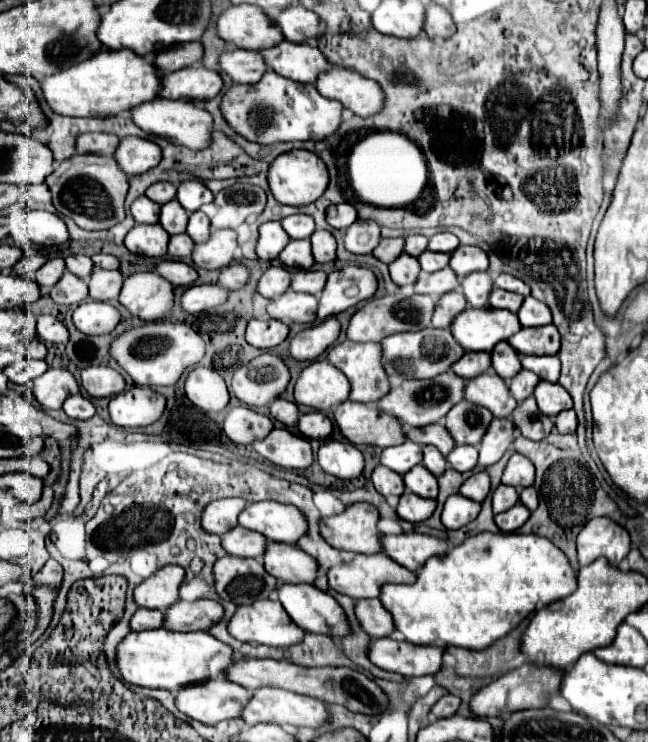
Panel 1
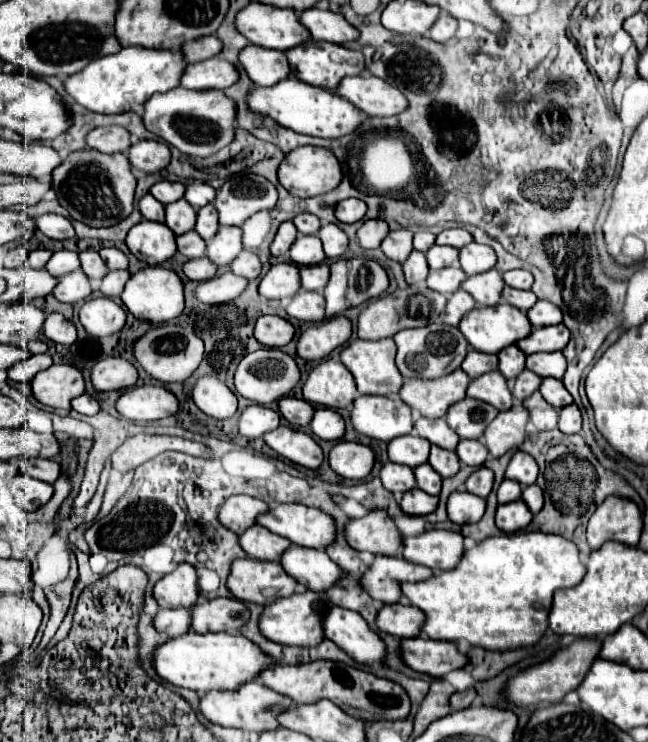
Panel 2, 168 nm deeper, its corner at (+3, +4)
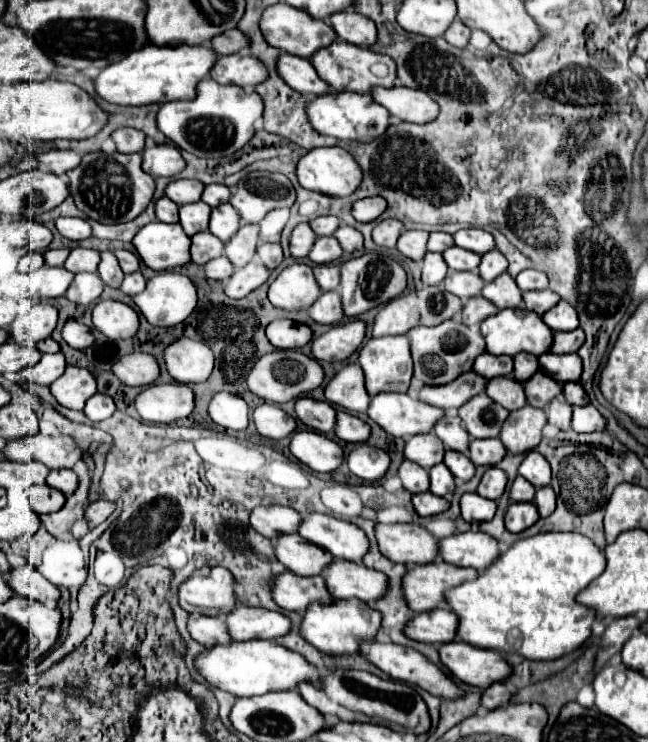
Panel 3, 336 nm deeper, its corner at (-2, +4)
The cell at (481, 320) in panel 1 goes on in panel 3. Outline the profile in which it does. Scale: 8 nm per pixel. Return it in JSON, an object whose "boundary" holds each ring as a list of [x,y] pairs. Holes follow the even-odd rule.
{"boundary":[[[523,308],[499,310],[497,314],[493,314],[481,322],[481,332],[485,338],[485,348],[493,356],[501,356],[501,354],[515,356],[519,352],[529,352],[529,354],[541,356],[549,350],[551,336],[553,336],[551,328],[545,326],[545,322],[541,320],[539,314],[535,314],[531,310],[523,310]]]}

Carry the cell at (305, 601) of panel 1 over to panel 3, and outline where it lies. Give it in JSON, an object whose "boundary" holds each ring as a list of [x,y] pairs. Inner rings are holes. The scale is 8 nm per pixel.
{"boundary":[[[367,638],[367,640],[359,640],[359,654],[363,658],[367,658],[371,664],[375,664],[379,670],[389,674],[391,678],[403,680],[409,684],[417,684],[433,696],[457,698],[457,694],[459,694],[457,686],[435,664],[431,664],[423,654],[419,654],[415,648],[407,648],[407,646],[393,644],[393,642],[379,642],[377,638]]]}

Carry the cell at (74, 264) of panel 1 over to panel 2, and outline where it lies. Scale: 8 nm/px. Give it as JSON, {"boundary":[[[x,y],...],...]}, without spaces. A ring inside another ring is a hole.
{"boundary":[[[86,250],[86,252],[80,252],[80,262],[82,262],[82,270],[86,272],[88,278],[92,280],[102,280],[108,272],[104,260],[100,258],[98,252],[94,250]]]}

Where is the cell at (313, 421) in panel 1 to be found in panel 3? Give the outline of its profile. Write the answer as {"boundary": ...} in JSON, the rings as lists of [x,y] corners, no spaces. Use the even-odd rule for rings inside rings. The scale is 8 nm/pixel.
{"boundary":[[[337,412],[337,424],[335,424],[335,436],[343,442],[365,442],[371,434],[371,428],[361,418],[349,414],[349,412]]]}

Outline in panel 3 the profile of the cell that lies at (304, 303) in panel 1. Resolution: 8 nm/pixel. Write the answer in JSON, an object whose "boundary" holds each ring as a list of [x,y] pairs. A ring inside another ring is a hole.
{"boundary":[[[321,292],[317,302],[313,302],[307,308],[307,314],[317,324],[337,324],[337,322],[341,322],[343,320],[343,310],[341,310],[339,292]]]}

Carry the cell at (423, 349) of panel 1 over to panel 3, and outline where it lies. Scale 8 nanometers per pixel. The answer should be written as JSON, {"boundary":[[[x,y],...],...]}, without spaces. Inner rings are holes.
{"boundary":[[[445,320],[443,324],[433,326],[433,328],[415,326],[415,330],[407,332],[407,336],[411,342],[415,378],[425,384],[431,384],[431,386],[449,384],[459,374],[471,370],[473,360],[485,350],[485,342],[483,342],[483,336],[479,334],[479,330],[473,330],[457,320]]]}

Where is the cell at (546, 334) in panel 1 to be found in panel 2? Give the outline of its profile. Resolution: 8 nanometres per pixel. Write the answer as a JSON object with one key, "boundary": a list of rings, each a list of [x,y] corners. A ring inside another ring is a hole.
{"boundary":[[[556,324],[556,326],[534,328],[530,338],[518,342],[516,346],[524,354],[534,354],[534,352],[558,352],[568,342],[570,342],[570,330],[564,324]]]}

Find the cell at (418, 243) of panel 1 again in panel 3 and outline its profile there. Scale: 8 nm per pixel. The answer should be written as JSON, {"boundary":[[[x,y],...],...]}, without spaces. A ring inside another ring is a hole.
{"boundary":[[[431,232],[427,240],[427,250],[429,252],[443,252],[449,246],[453,246],[453,236],[445,232]]]}

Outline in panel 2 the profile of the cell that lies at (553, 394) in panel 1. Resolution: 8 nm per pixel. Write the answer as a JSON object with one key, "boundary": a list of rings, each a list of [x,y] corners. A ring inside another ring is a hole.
{"boundary":[[[544,378],[542,386],[540,386],[542,396],[556,408],[564,408],[566,404],[572,404],[572,396],[570,392],[562,386],[562,380],[556,378]]]}

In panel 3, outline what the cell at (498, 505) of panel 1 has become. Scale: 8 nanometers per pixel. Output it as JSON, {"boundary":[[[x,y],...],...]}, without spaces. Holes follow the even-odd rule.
{"boundary":[[[517,476],[515,482],[511,484],[509,500],[511,502],[531,502],[533,496],[535,496],[535,486],[529,484],[523,476]]]}

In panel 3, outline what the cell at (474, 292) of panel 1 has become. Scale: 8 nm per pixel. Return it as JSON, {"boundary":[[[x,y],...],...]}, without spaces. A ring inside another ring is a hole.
{"boundary":[[[503,272],[495,280],[487,282],[481,290],[481,296],[487,298],[489,302],[493,302],[499,310],[501,308],[521,308],[523,306],[521,290],[517,288],[515,280],[507,272]]]}

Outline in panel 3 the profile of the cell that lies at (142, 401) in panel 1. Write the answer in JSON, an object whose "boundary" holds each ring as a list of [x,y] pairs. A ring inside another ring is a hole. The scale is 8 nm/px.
{"boundary":[[[151,384],[137,398],[135,408],[145,422],[169,424],[193,412],[193,392],[185,384]]]}

